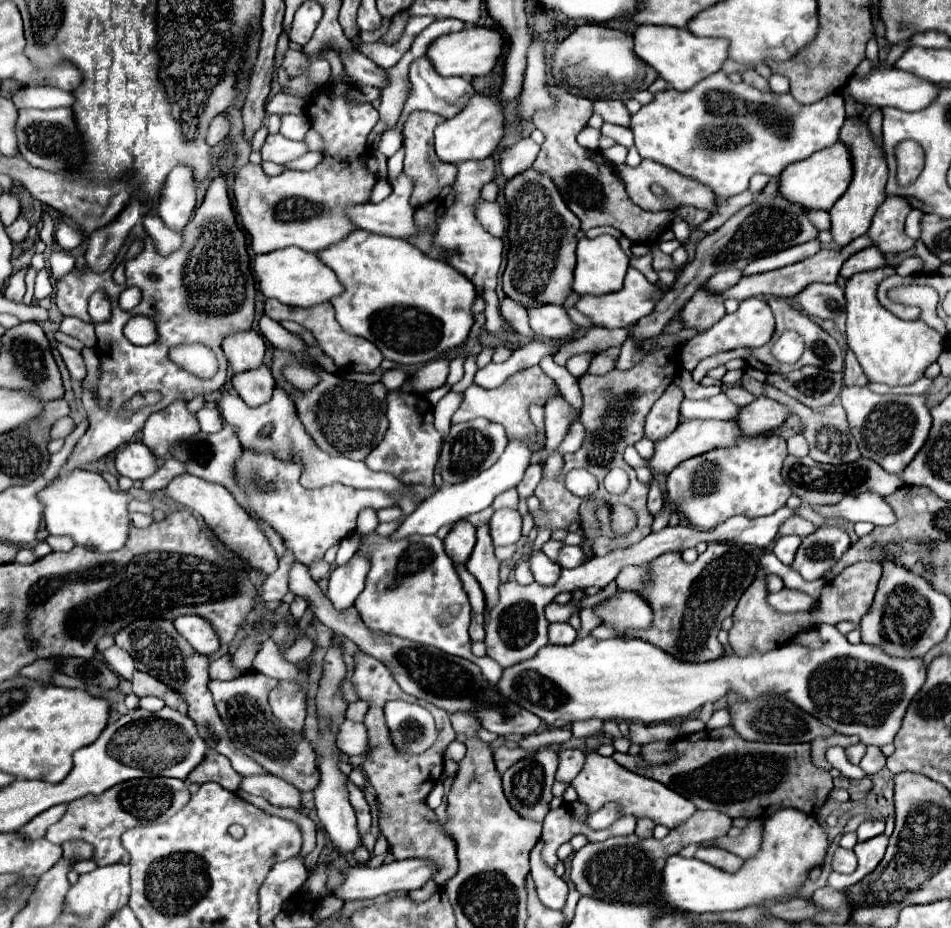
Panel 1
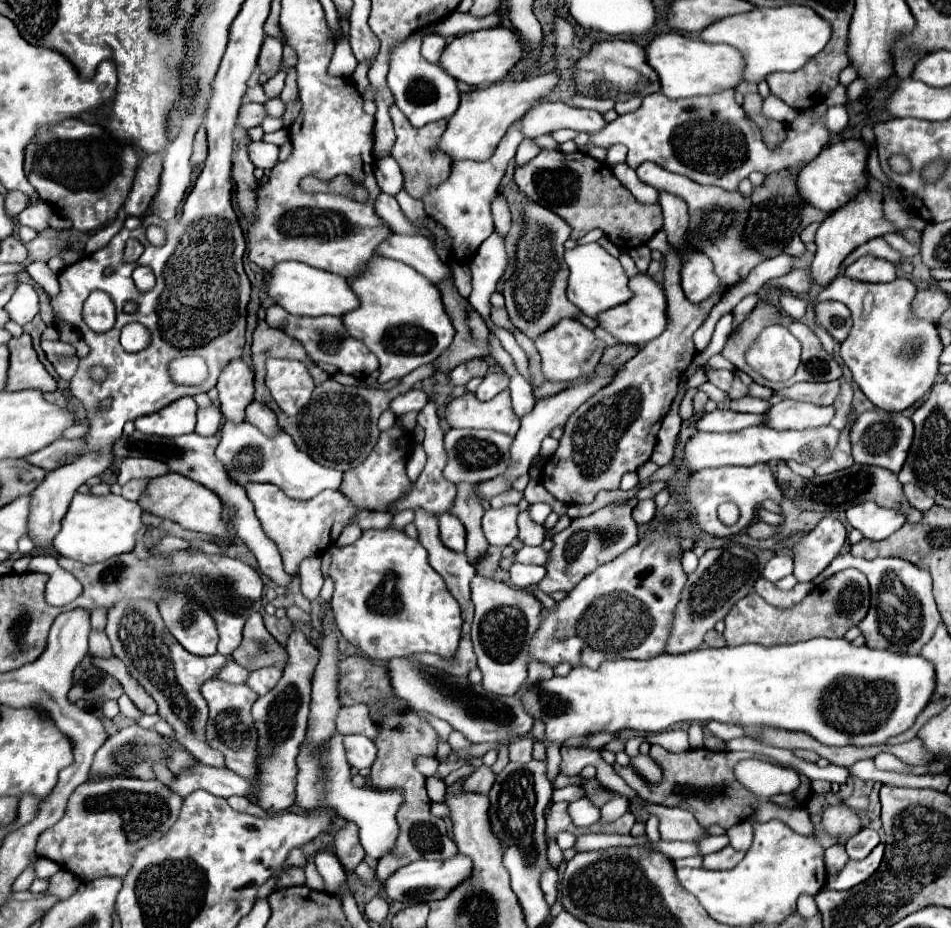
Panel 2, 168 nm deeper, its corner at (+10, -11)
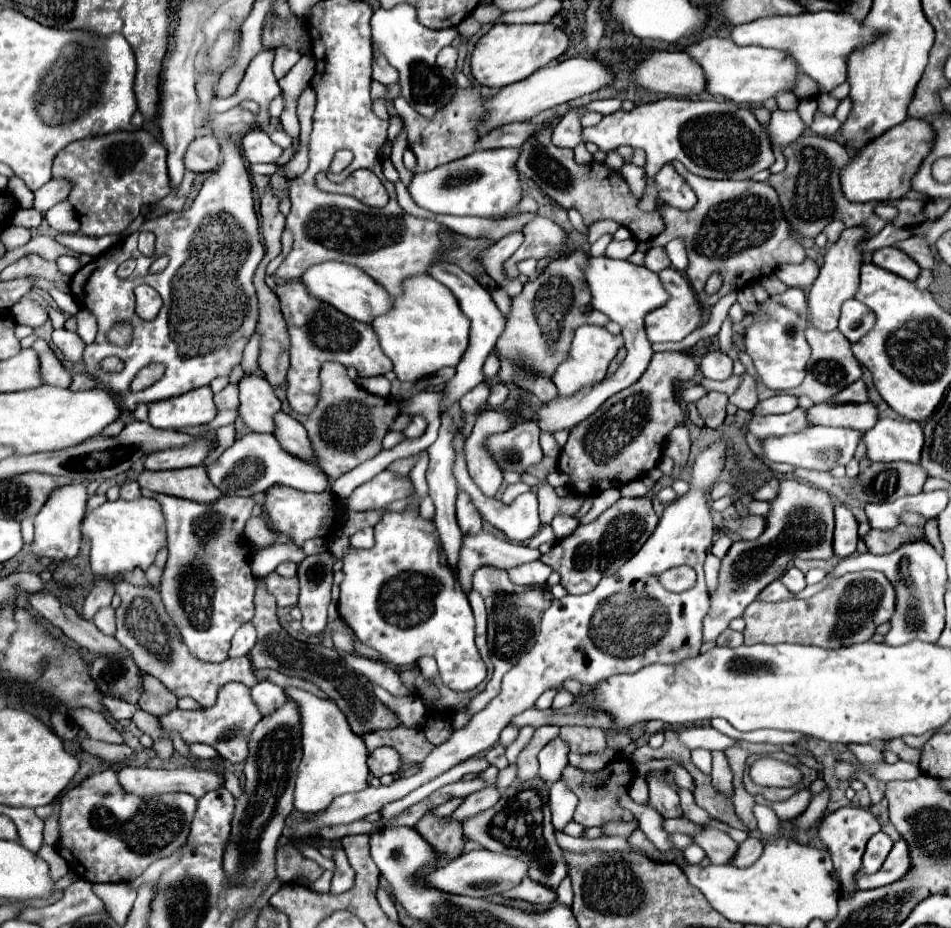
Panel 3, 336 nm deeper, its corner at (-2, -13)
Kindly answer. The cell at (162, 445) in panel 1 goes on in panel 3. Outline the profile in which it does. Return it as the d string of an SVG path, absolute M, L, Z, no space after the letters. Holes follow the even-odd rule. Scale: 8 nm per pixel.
M200 387L176 399L150 403L150 425L156 429L184 429L208 425L216 417L210 387Z

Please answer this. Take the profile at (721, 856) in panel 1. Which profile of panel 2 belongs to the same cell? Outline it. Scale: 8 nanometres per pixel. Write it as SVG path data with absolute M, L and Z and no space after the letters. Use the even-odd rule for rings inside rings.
M732 845L724 847L722 851L710 853L704 857L704 869L732 869L744 859L744 851L732 849Z

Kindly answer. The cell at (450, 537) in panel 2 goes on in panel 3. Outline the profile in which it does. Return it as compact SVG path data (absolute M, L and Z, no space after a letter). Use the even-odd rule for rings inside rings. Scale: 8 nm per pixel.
M466 493L458 495L456 519L458 519L458 525L460 525L462 533L480 533L480 529L482 529L482 519L480 519L478 511L474 509L474 505L470 503Z

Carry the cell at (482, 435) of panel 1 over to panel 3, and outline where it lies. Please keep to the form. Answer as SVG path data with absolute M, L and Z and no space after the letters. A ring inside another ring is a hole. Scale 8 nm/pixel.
M534 419L508 429L508 433L496 433L496 437L490 437L484 445L488 445L488 453L492 453L492 459L504 473L528 473L528 469L538 465L544 457L538 445L538 425Z

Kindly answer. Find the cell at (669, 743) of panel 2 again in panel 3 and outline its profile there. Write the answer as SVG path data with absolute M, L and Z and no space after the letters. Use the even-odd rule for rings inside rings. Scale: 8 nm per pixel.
M694 749L694 751L692 751L692 761L694 761L694 765L696 765L700 771L710 773L710 767L712 767L710 751L706 751L706 749Z

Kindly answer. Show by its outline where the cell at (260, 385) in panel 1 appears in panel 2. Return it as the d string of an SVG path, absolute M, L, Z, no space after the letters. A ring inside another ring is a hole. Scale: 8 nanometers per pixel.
M254 401L252 405L248 405L246 421L252 423L252 425L256 425L264 435L276 435L276 433L282 431L280 425L278 425L276 413L270 407L266 407L266 405L258 403L258 401Z

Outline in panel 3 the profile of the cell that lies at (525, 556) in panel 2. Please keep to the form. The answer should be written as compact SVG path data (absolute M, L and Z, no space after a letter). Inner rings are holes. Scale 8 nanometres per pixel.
M486 531L478 535L464 535L462 551L460 551L460 567L458 581L466 593L472 589L472 575L476 569L484 565L492 565L498 569L512 569L516 565L532 563L540 559L538 549L528 549L526 545L510 543L506 539L498 539Z

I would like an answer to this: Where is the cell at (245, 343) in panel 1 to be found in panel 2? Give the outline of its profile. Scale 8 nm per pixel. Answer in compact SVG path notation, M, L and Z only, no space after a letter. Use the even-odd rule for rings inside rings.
M234 359L234 363L224 367L216 389L220 393L218 399L222 405L222 415L232 423L242 423L246 407L254 401L252 369L242 359Z

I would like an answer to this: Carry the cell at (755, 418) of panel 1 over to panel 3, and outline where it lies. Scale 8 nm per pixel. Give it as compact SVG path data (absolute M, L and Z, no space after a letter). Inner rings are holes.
M818 403L806 409L810 425L850 427L856 431L868 431L878 421L878 411L872 403Z

